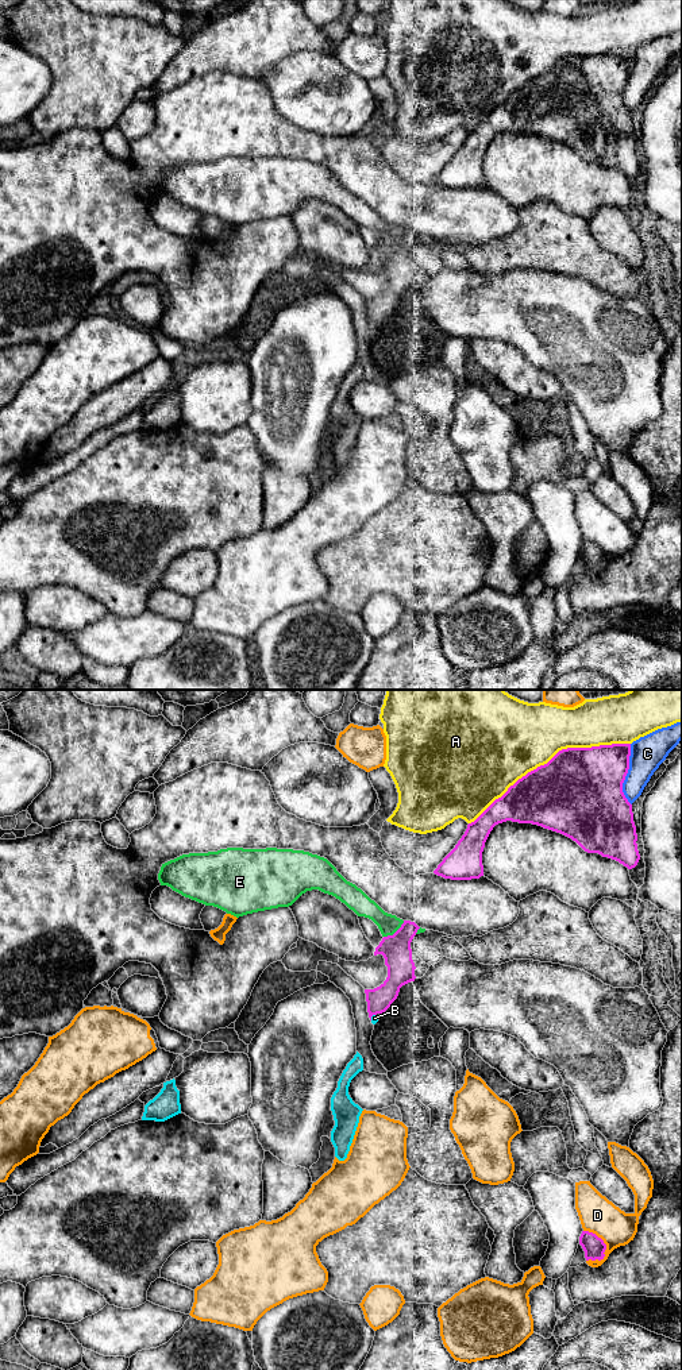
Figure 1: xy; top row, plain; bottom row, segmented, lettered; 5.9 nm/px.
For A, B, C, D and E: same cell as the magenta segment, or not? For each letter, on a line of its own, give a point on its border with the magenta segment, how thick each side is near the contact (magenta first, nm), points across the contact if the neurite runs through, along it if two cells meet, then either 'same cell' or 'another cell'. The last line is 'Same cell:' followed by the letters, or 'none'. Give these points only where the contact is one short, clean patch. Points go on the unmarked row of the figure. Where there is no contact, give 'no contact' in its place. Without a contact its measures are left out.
A: xy (550, 69) | 500/440 nm | another cell
B: xy (372, 324) | 150/50 nm | same cell
C: xy (625, 84) | 440/200 nm | another cell
D: xy (602, 550) | 130/220 nm | another cell
E: xy (396, 240) | 180/120 nm | another cell
Same cell: B

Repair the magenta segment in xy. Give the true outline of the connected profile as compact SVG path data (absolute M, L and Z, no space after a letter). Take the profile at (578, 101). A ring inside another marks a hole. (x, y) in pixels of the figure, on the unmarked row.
M631 53L559 59L547 73L519 88L474 131L469 132L462 147L434 182L451 189L471 189L483 185L485 151L493 136L506 130L532 132L560 142L587 162L598 162L616 169L628 178L635 177L640 169L637 143L632 113L623 101L623 92L629 78L629 65Z

